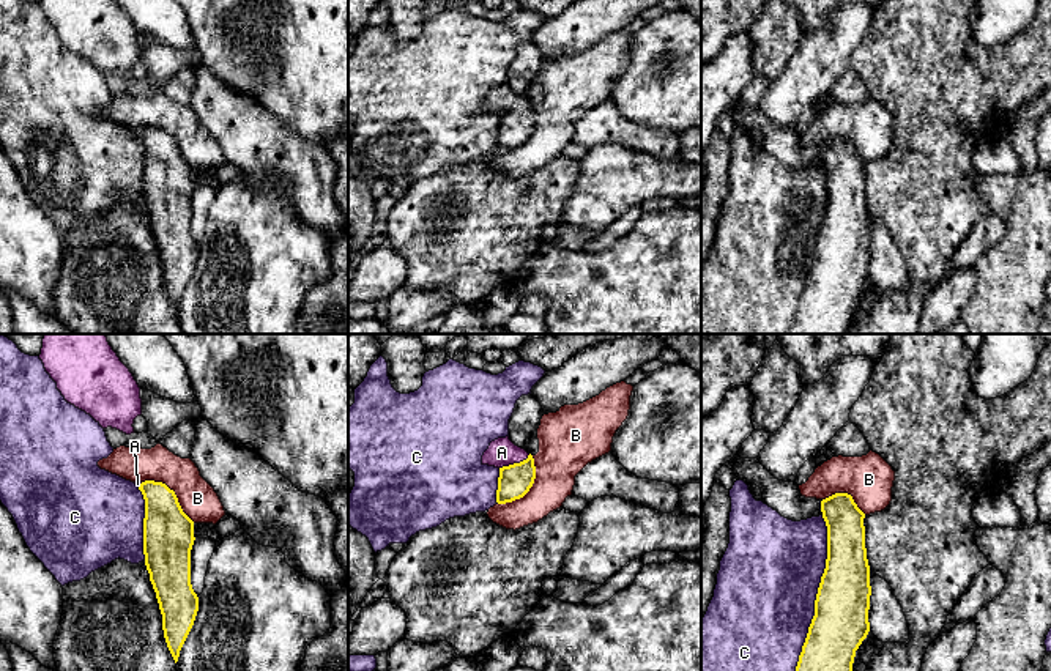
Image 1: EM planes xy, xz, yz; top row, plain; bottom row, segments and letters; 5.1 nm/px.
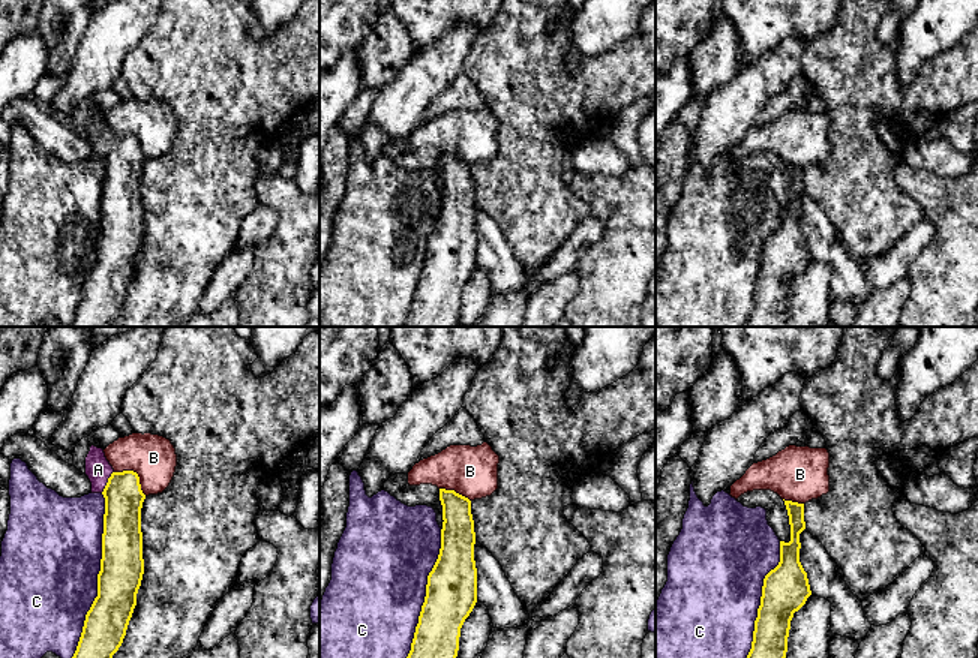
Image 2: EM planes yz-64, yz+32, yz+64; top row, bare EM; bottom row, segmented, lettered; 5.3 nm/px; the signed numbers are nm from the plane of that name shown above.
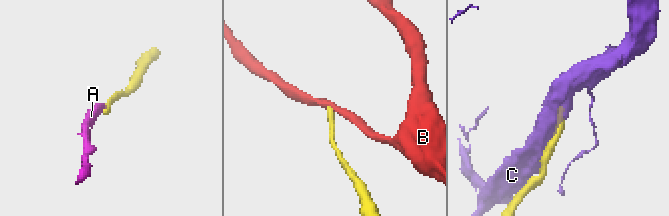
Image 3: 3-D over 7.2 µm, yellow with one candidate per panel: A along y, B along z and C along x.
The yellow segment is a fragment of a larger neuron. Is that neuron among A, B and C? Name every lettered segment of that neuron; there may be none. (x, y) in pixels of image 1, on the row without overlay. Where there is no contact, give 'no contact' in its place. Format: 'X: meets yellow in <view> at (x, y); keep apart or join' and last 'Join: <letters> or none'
A: meets yellow in xz at (514, 111); join
B: meets yellow in xz at (530, 134); keep apart
C: meets yellow in yz at (815, 248); keep apart
Join: A

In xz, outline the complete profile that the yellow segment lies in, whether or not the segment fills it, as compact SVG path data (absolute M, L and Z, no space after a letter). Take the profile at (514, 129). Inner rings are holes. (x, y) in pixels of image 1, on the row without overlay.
M509 83L490 90L482 102L482 112L500 117L496 150L506 151L523 145L534 131L534 106L515 93Z

